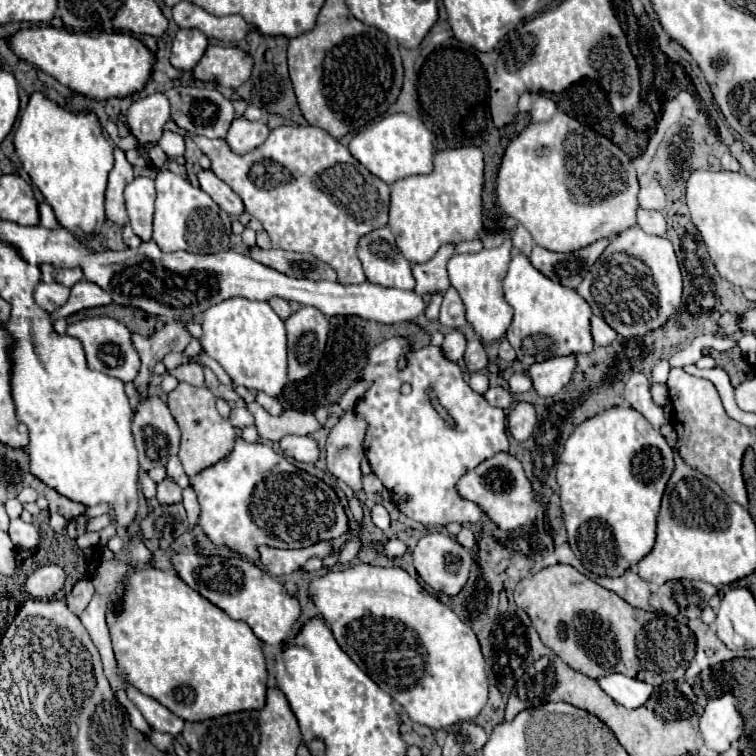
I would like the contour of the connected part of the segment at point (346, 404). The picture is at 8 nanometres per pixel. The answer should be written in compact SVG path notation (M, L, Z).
M361 380L354 386L350 387L339 401L340 407L346 412L352 410L355 403L363 396L363 394L370 388L371 382Z

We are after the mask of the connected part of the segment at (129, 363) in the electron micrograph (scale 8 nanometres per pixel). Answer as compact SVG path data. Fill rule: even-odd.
M92 317L92 319L84 319L84 321L70 325L66 335L76 337L82 343L90 369L102 371L110 377L124 381L124 383L134 381L134 377L138 375L140 357L138 357L132 341L130 341L130 329L124 323L110 319L110 317Z

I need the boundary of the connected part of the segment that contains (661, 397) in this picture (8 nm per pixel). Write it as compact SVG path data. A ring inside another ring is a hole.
M652 385L650 389L652 393L652 399L658 407L664 407L666 405L666 399L668 399L668 391L666 391L666 385Z

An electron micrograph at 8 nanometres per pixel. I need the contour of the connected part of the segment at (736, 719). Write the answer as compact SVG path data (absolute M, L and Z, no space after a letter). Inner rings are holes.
M730 693L720 699L710 699L704 705L704 713L700 717L700 733L704 743L716 753L724 753L732 741L742 735L744 721L736 705L738 701Z

